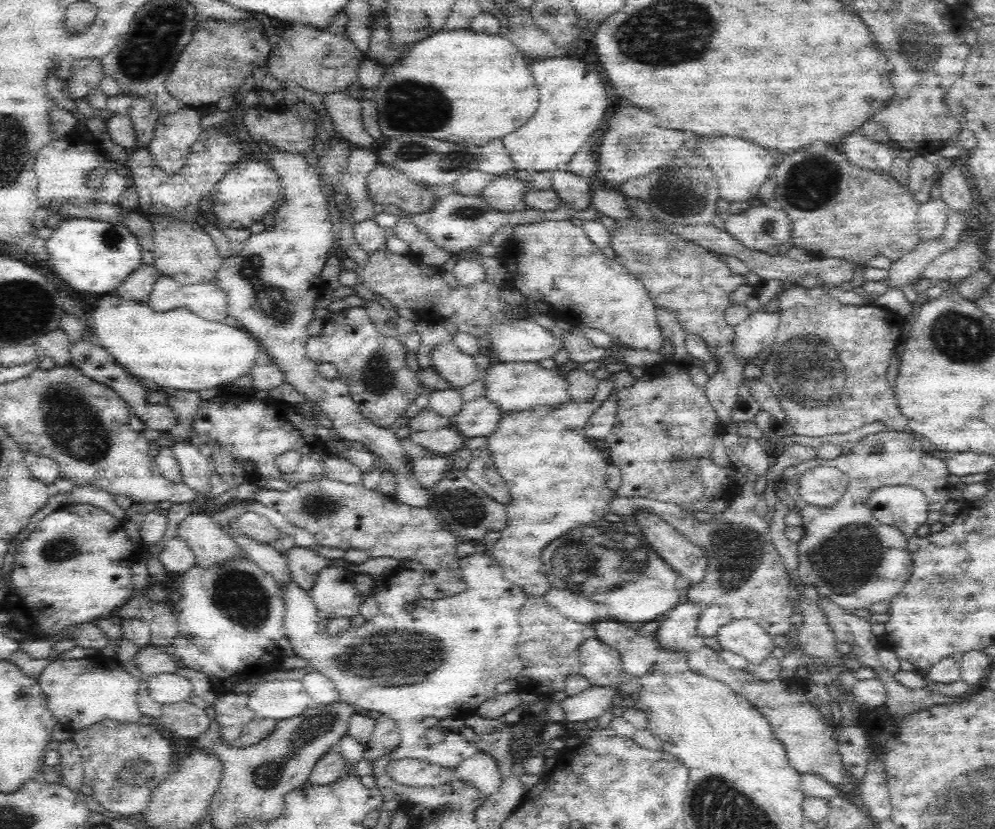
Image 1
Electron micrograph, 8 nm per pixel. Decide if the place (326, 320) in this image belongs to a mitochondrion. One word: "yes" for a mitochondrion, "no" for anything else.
no

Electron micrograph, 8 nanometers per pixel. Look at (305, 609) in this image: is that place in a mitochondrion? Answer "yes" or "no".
no

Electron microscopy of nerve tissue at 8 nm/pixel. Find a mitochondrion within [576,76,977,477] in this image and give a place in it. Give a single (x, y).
(807, 371)

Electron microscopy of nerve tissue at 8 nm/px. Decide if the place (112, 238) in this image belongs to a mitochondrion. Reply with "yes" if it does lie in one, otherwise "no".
yes

